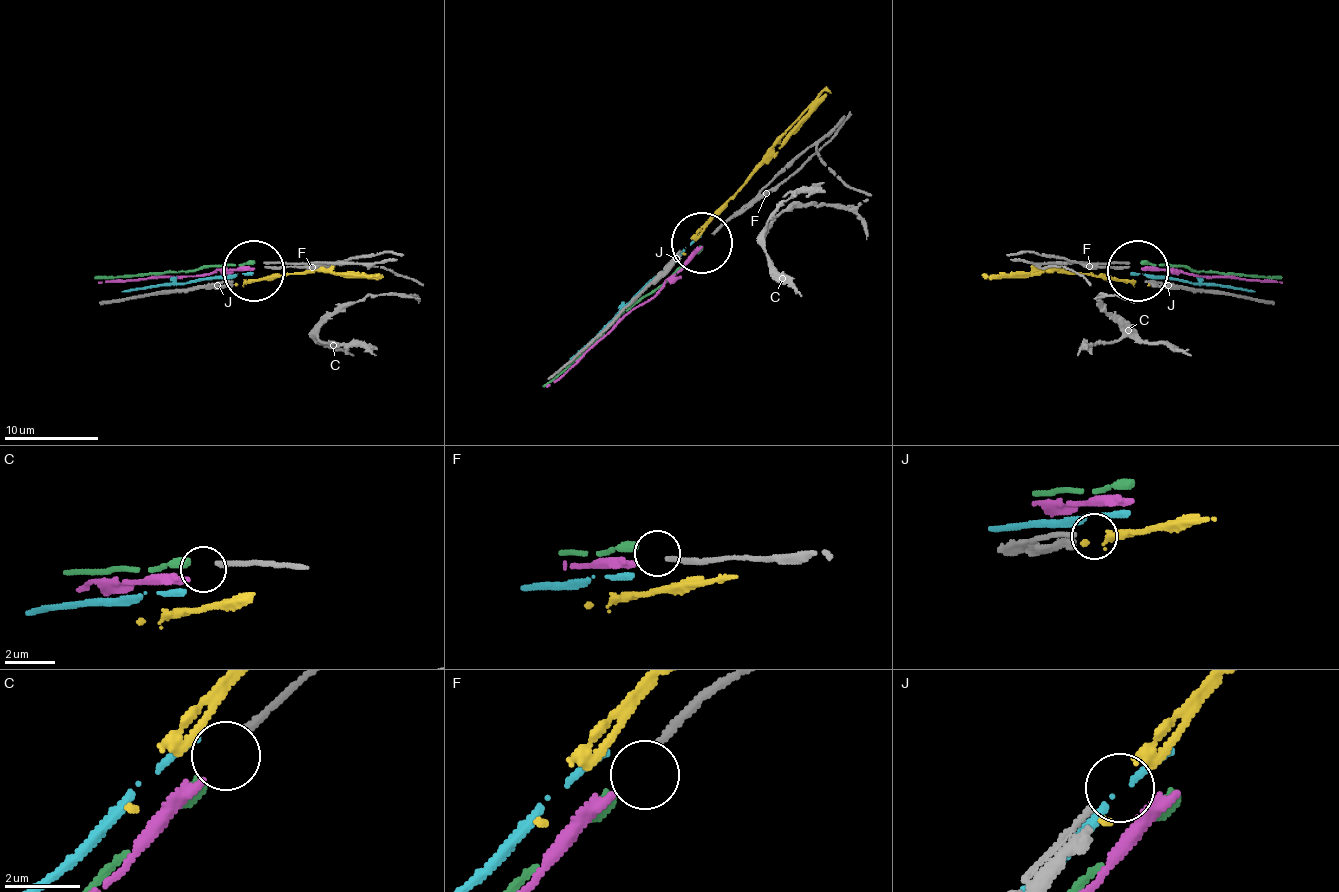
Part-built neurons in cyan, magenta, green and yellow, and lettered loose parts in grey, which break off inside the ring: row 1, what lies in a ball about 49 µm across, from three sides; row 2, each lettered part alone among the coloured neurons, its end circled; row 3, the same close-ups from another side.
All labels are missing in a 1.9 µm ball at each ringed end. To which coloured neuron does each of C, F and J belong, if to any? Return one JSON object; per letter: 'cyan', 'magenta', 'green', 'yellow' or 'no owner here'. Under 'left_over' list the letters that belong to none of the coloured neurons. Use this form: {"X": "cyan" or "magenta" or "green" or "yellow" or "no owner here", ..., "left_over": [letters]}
{"C": "green", "F": "magenta", "J": "yellow", "left_over": []}

